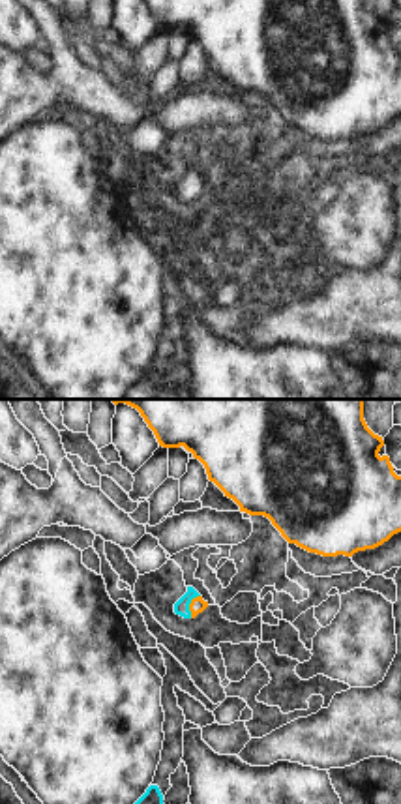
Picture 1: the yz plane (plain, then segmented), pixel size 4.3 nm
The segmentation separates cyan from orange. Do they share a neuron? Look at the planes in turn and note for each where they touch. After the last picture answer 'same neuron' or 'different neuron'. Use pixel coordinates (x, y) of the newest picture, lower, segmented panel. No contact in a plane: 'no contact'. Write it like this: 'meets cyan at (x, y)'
meets cyan at (188, 606)

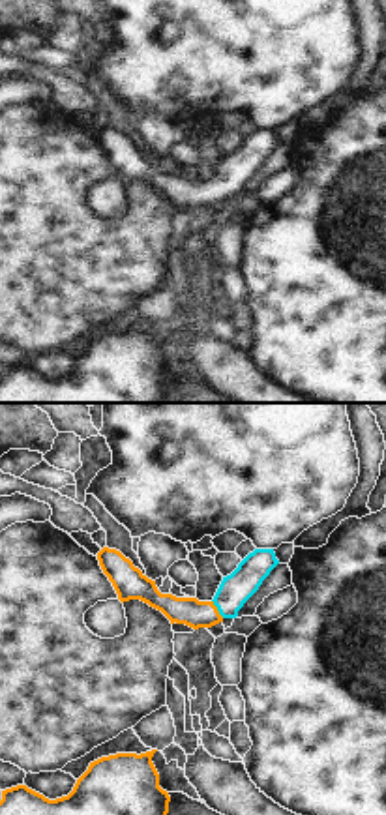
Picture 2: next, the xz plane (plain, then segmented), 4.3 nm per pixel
meets cyan at (218, 609)

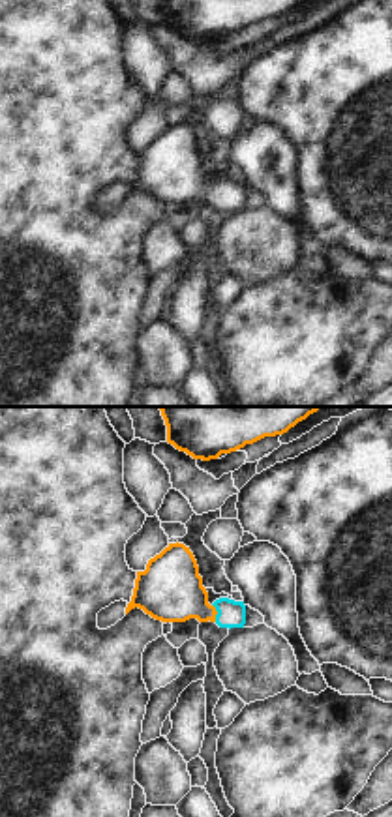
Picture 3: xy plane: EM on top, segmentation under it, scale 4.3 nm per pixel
meets cyan at (218, 613)

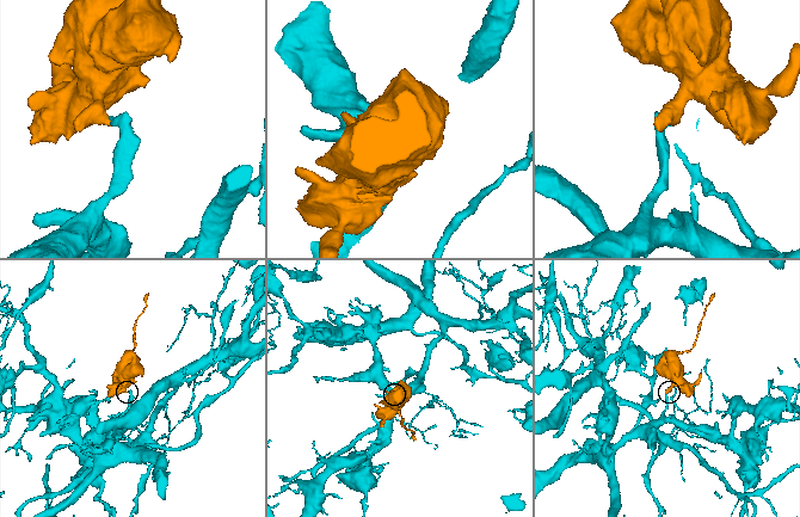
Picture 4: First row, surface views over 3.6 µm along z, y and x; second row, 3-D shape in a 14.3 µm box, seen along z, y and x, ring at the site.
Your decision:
same neuron

